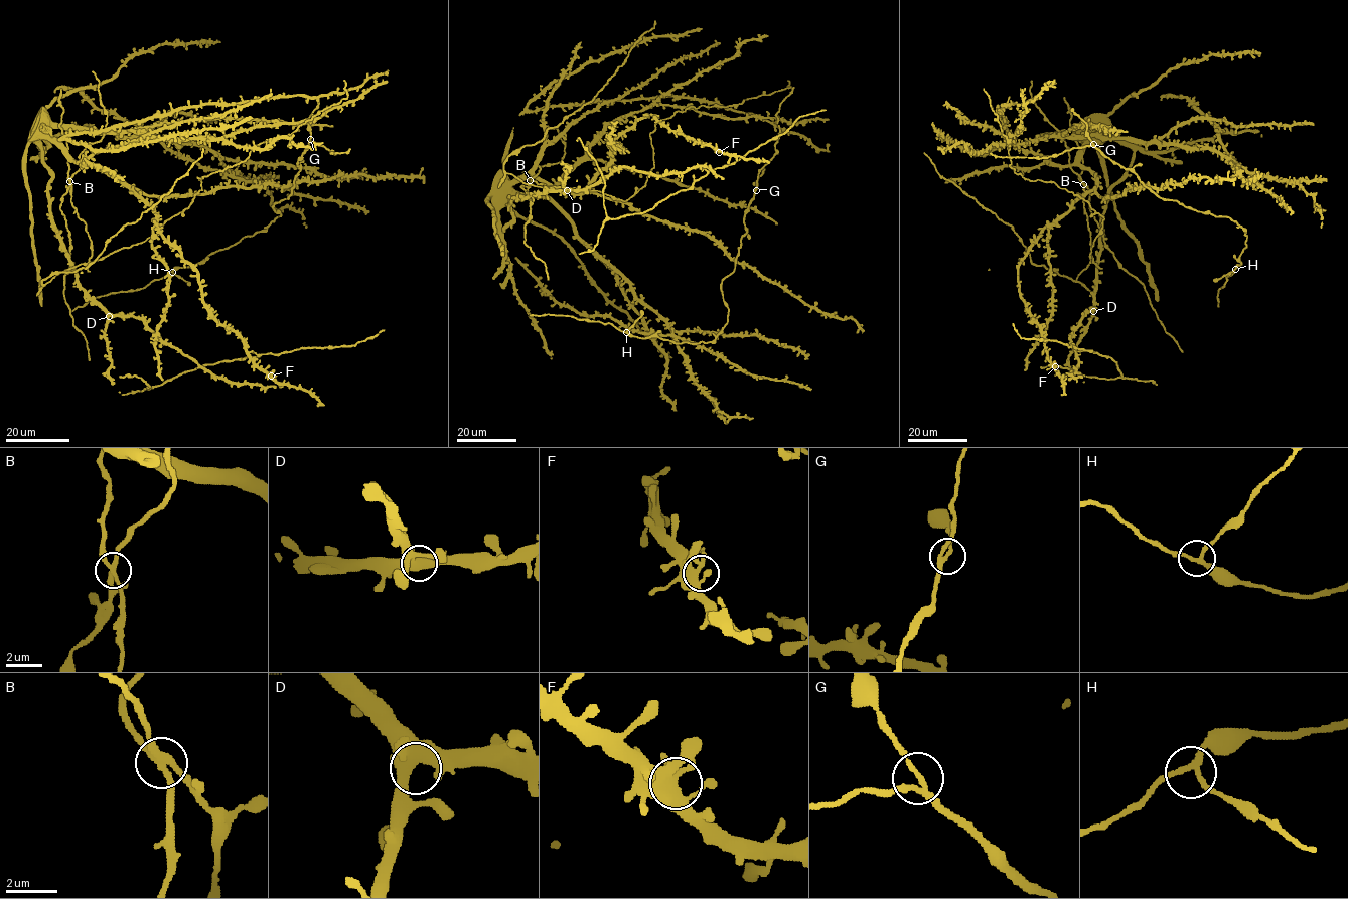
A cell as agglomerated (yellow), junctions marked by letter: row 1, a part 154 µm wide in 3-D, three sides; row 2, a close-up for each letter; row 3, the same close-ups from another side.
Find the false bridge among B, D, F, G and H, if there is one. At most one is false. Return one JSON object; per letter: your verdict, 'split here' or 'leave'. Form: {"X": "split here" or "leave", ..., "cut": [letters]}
{"B": "split here", "D": "leave", "F": "leave", "G": "leave", "H": "leave", "cut": ["B"]}

